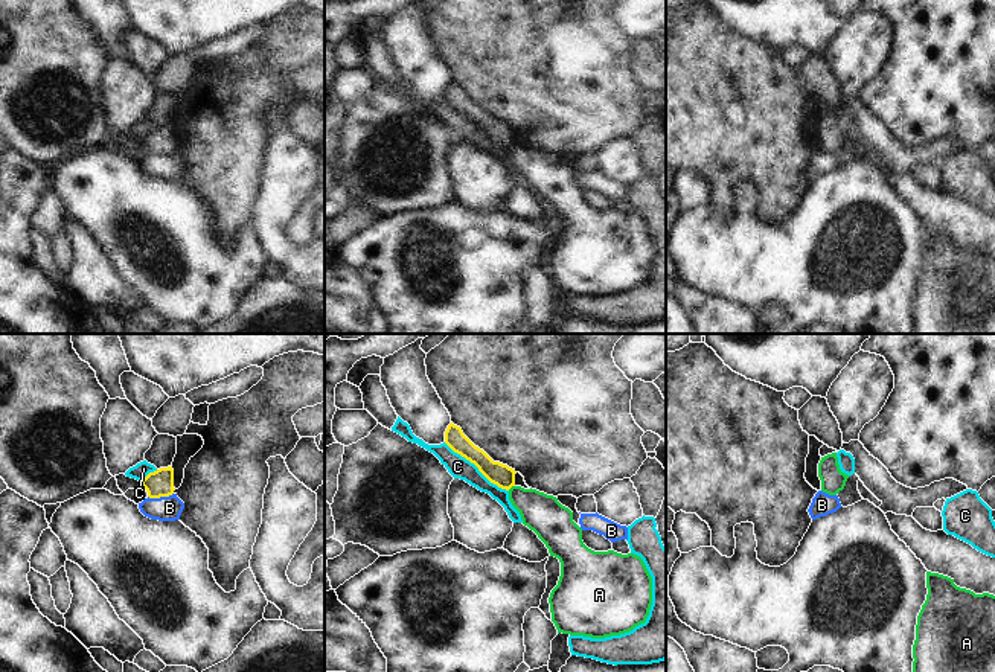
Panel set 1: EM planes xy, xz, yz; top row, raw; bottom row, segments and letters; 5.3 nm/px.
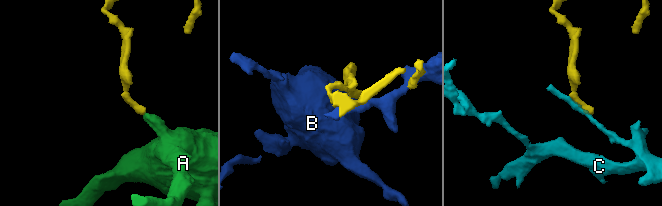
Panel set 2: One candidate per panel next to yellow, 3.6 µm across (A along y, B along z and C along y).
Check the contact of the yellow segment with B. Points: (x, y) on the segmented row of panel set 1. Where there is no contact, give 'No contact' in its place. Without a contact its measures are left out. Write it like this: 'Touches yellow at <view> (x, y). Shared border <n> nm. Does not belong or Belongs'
Touches yellow at xy (160, 496). Shared border 140 nm. Does not belong

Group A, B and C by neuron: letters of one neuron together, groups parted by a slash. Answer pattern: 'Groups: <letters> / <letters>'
Groups: A / B / C

